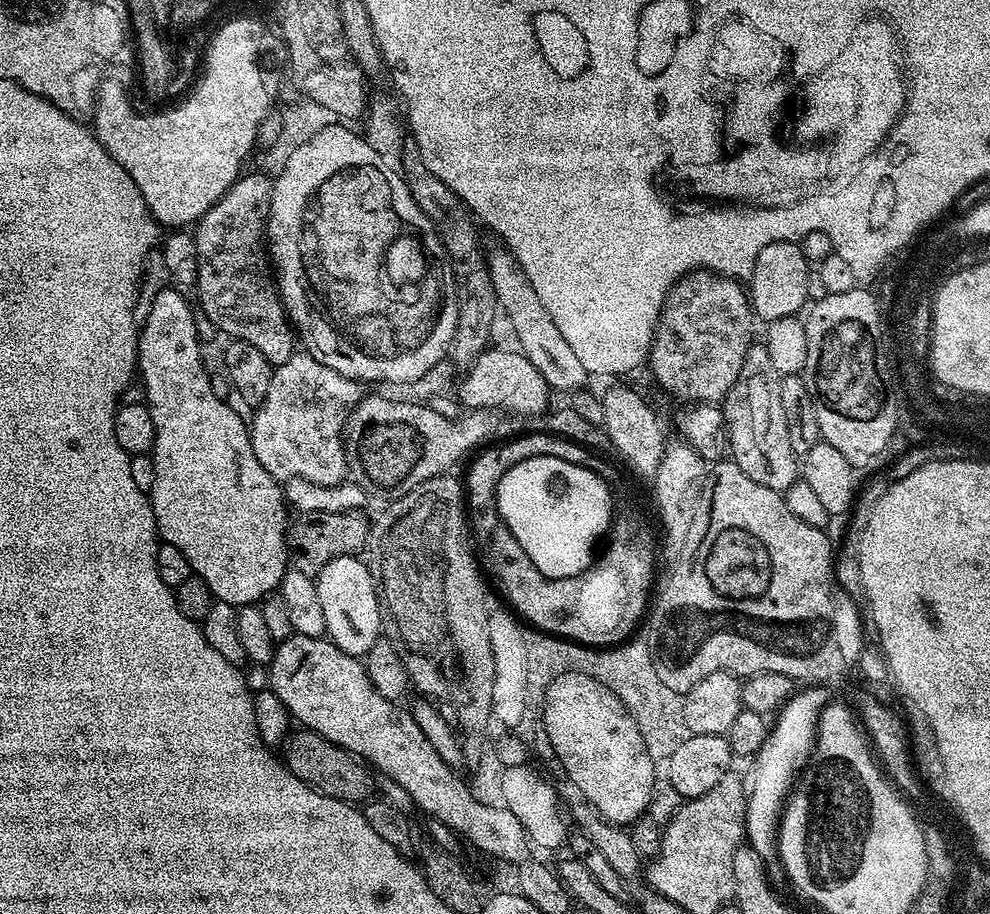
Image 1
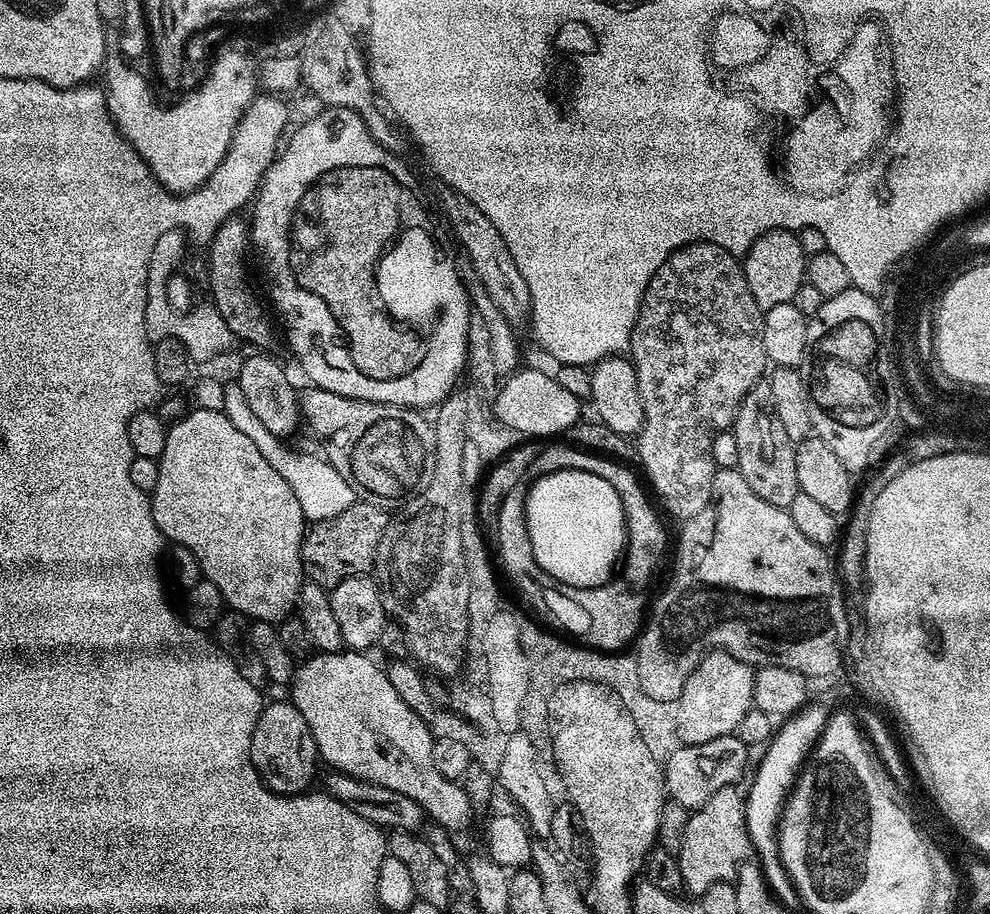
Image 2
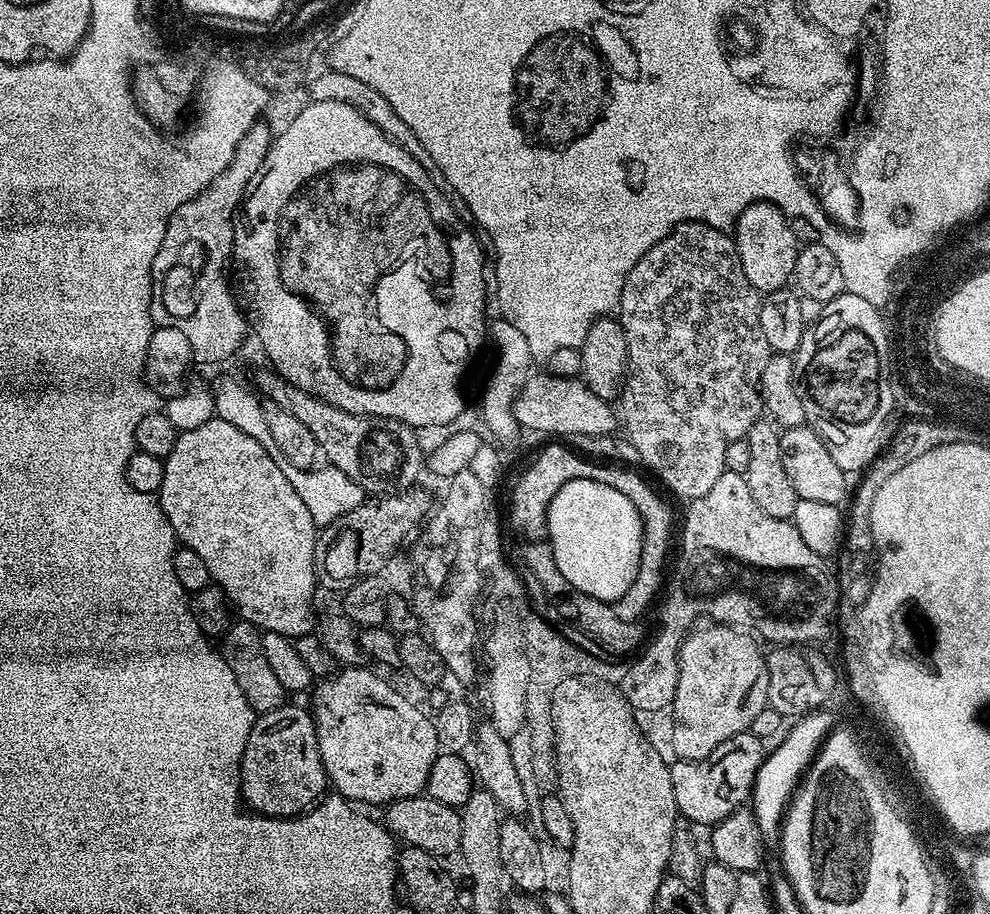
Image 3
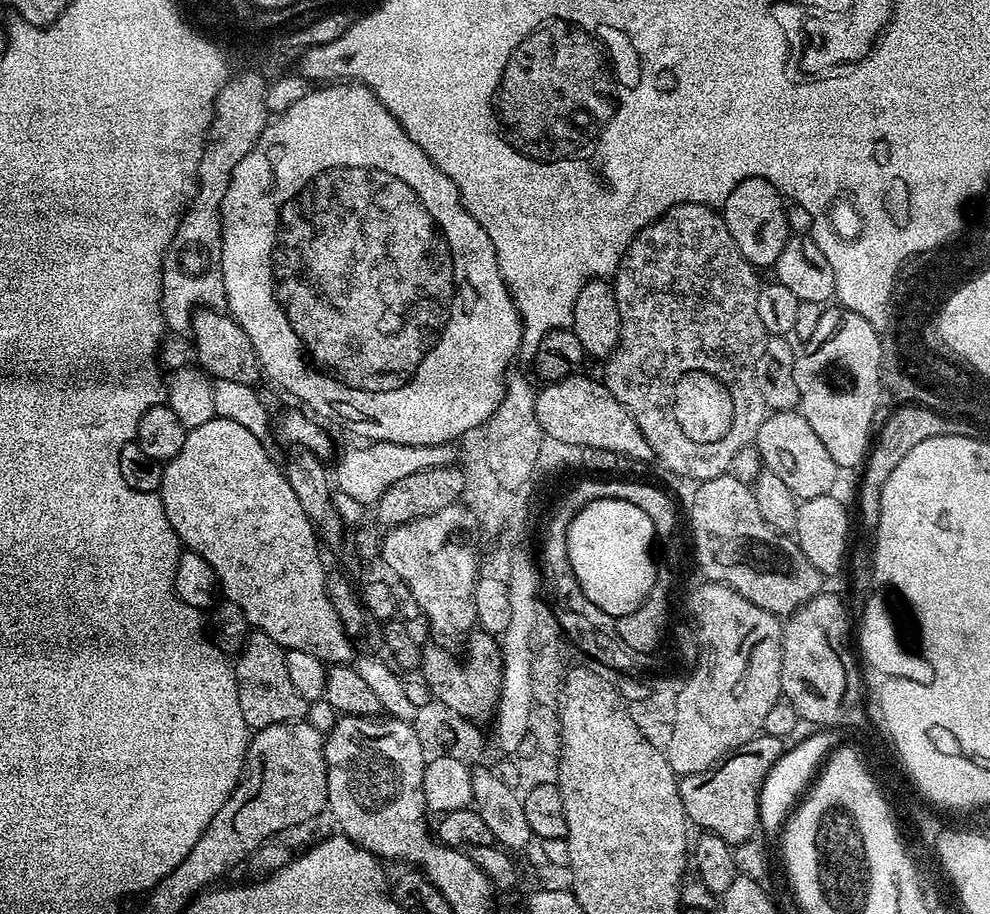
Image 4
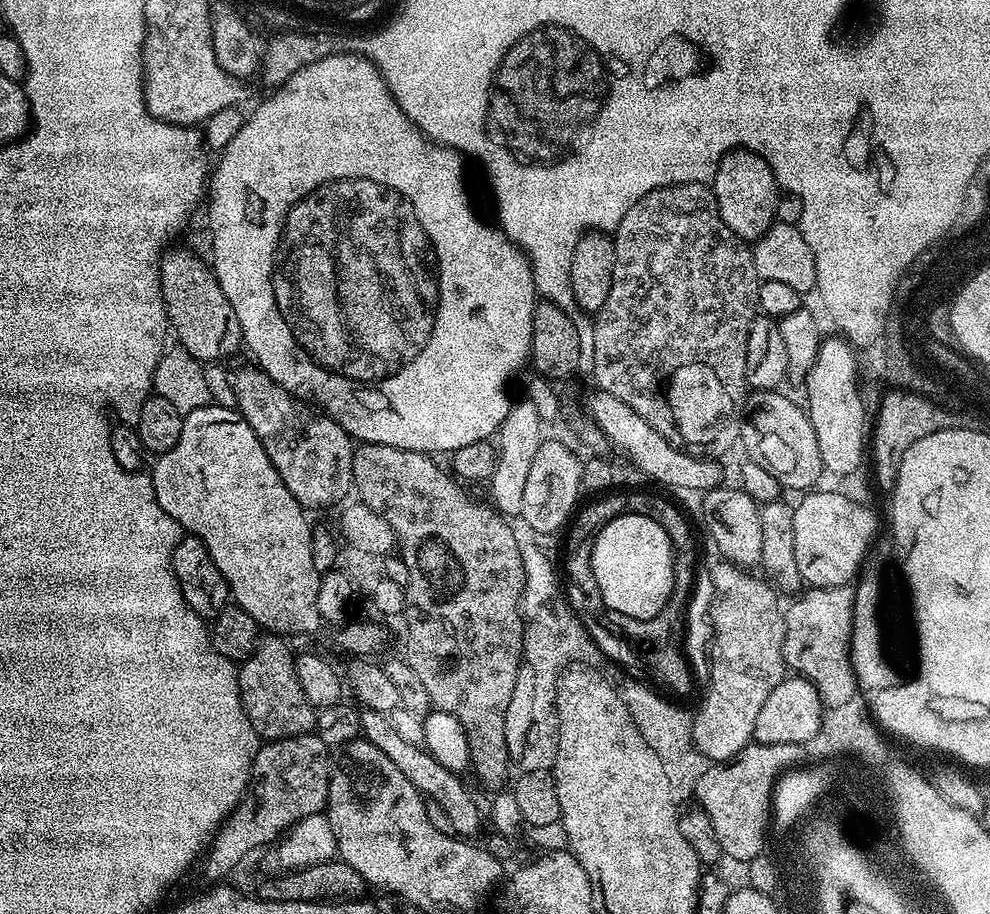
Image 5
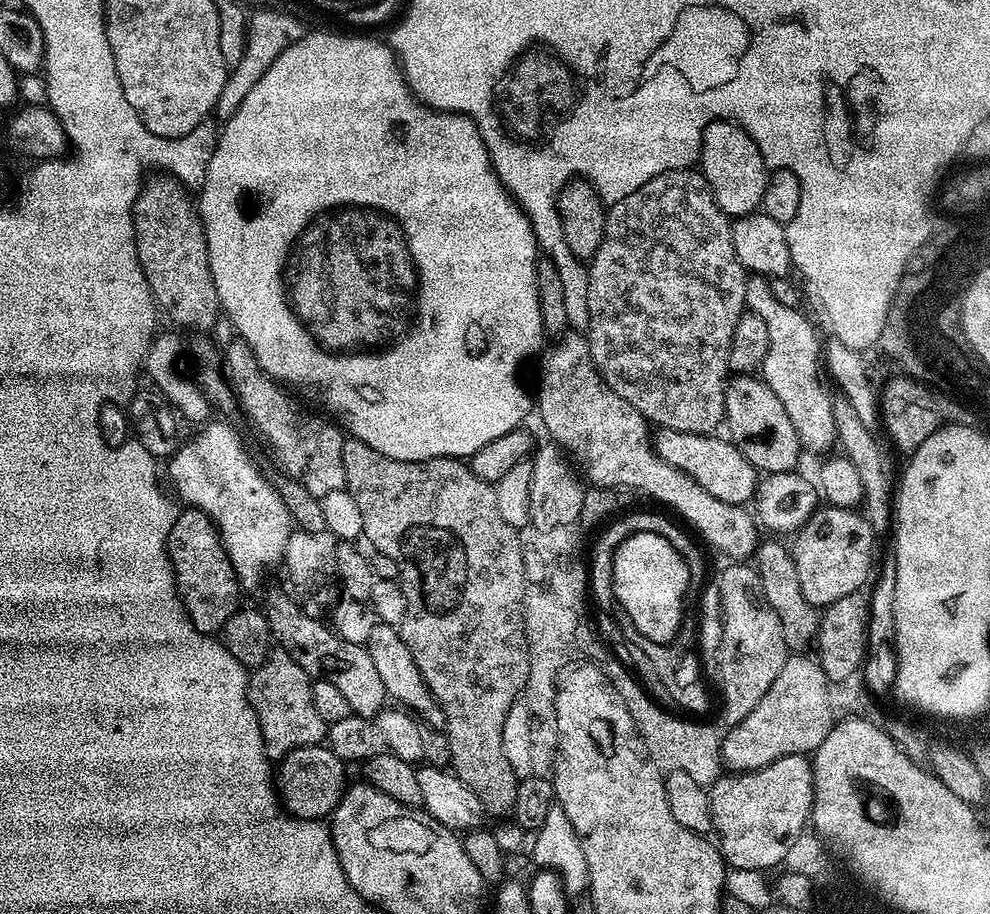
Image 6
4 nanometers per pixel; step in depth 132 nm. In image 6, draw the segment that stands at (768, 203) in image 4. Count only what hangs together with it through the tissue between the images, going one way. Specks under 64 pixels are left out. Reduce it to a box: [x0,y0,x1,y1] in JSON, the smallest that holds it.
[699,120,769,218]

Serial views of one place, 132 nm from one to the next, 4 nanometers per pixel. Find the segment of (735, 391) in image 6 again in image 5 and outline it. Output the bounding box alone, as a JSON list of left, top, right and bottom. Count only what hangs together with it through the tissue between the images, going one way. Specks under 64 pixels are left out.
[740,390,824,494]

